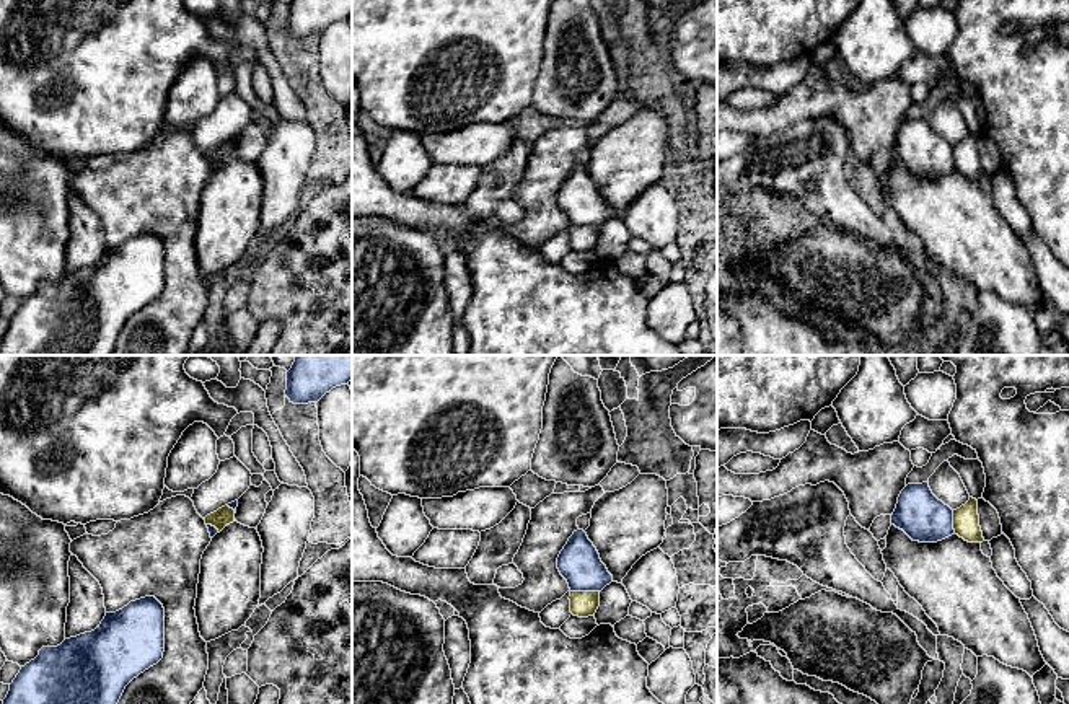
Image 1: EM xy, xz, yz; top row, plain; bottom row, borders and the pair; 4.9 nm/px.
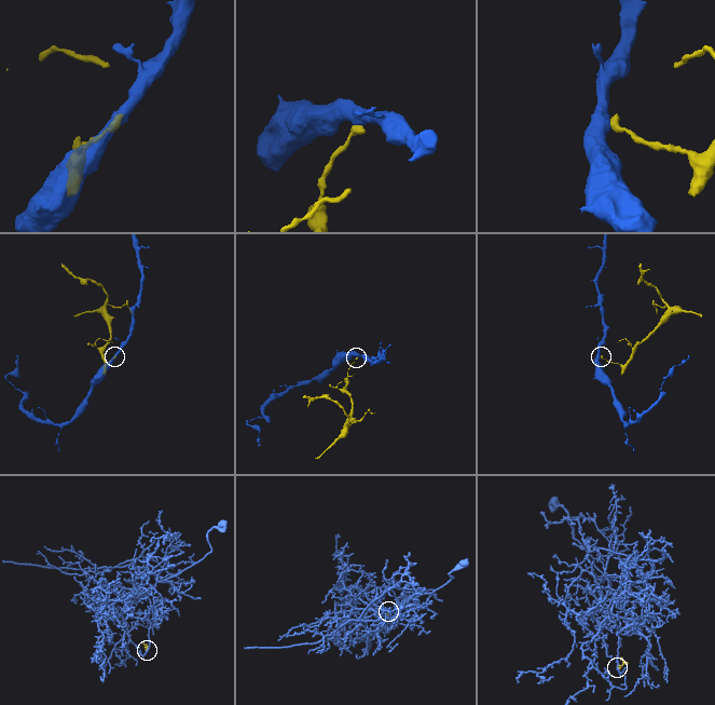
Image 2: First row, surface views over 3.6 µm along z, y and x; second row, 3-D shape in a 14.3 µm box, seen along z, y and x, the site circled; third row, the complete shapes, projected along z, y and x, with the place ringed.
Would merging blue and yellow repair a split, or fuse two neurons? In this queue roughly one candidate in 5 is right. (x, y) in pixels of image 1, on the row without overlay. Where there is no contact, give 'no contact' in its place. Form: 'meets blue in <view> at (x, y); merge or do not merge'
meets blue in xz at (585, 225); do not merge

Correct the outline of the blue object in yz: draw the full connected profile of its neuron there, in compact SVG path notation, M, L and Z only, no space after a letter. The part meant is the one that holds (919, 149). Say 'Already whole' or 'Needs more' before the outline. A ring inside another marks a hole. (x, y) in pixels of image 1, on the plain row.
Already whole. M929 117L901 125L891 160L919 178L937 178L955 168L953 145L932 129Z

